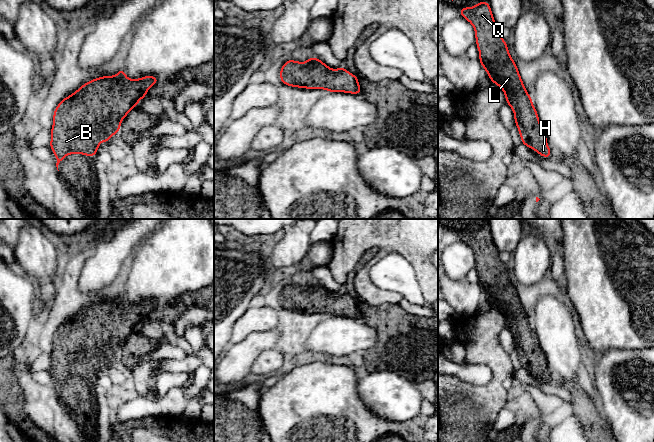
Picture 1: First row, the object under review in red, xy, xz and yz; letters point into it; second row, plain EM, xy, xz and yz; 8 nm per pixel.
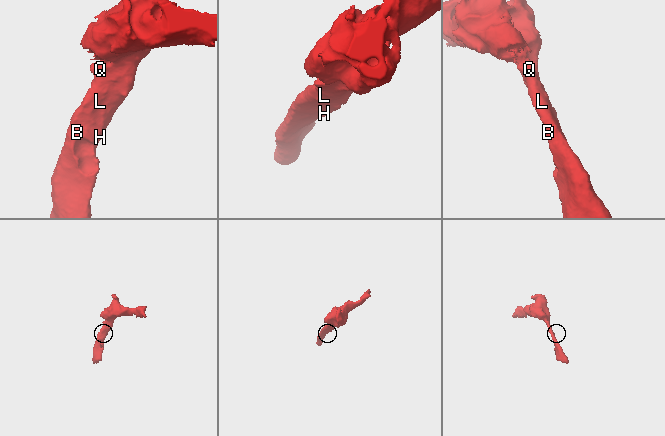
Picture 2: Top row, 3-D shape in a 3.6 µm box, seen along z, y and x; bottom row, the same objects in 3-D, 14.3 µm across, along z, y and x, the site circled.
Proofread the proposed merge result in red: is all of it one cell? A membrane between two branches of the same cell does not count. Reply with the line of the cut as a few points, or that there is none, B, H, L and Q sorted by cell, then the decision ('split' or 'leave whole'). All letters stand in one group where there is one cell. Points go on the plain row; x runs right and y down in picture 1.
cut none; groups B H L Q; leave whole

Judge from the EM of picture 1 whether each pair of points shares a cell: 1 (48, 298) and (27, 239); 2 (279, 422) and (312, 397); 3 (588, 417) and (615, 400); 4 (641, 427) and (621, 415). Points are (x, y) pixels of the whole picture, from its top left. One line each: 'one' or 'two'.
1: one
2: one
3: two
4: one

